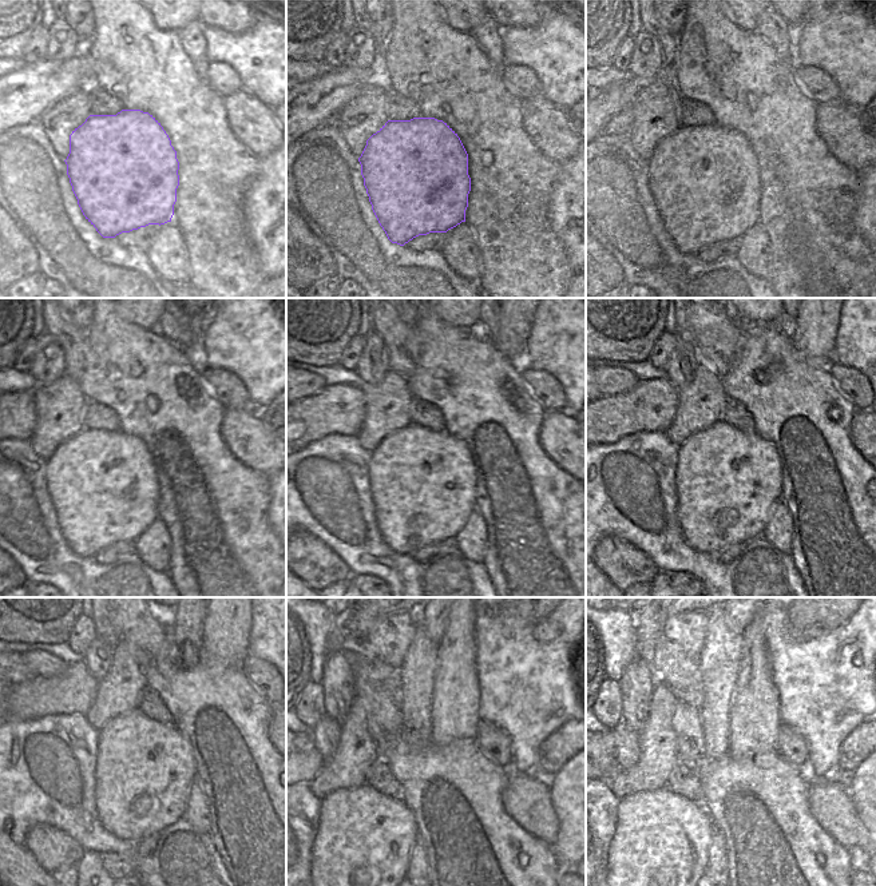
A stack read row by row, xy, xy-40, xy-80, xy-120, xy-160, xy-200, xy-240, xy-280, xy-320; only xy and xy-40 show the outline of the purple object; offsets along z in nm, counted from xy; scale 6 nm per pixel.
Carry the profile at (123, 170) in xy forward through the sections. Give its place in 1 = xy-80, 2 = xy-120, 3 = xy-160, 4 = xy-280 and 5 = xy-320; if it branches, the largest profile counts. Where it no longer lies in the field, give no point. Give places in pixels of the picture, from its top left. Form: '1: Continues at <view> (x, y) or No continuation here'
1: Continues at xy-80 (705, 181)
2: Continues at xy-120 (103, 484)
3: Continues at xy-160 (403, 484)
4: Continues at xy-280 (360, 854)
5: Continues at xy-320 (660, 851)

